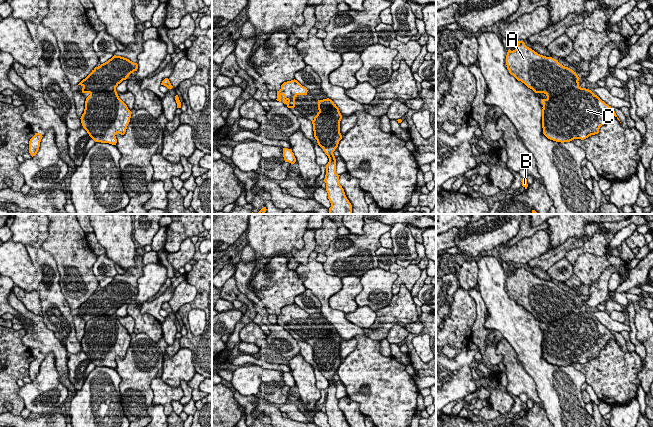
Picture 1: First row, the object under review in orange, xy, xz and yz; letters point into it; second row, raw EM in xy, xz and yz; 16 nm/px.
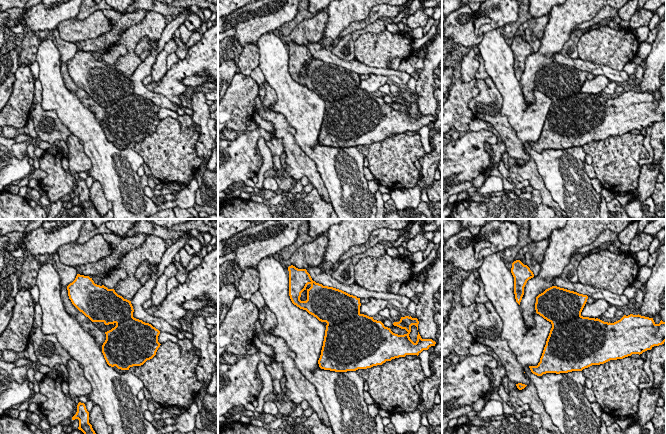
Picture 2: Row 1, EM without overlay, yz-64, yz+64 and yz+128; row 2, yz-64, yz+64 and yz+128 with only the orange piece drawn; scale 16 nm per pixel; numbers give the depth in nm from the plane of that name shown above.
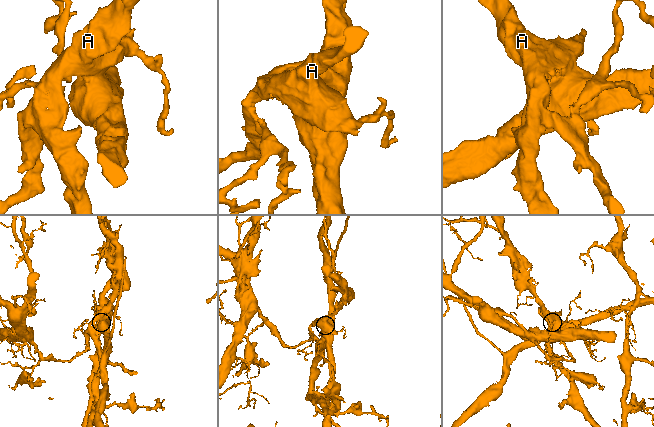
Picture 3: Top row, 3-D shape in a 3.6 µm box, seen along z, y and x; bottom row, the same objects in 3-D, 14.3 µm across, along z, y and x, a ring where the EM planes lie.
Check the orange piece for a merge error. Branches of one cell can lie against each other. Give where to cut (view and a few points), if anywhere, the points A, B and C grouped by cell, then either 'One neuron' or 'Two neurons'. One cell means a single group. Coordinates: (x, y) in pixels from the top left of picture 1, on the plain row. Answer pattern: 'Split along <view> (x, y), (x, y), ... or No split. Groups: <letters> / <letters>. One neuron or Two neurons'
Split along yz (578, 309), (567, 316), (558, 317), (547, 323). Groups: A B / C. Two neurons

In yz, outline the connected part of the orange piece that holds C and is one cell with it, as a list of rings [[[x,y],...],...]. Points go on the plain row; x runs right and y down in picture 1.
[[[581,311],[572,312],[568,317],[558,318],[550,323],[541,323],[543,328],[542,333],[542,352],[543,358],[550,364],[556,366],[570,366],[574,363],[584,364],[591,359],[599,357],[599,353],[606,347],[609,340],[615,340],[618,344],[615,335],[602,325],[597,319],[591,314]]]

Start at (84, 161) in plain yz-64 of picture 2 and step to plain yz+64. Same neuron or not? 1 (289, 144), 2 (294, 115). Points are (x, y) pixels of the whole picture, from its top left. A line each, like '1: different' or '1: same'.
1: same
2: different

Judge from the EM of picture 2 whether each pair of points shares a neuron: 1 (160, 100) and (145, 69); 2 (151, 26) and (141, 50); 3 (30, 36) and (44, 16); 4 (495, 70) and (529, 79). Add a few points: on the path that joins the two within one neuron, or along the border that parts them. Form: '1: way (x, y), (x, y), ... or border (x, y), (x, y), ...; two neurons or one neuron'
1: way (151, 96), (139, 86), (139, 78); one neuron
2: border (157, 39), (138, 41), (135, 53), (141, 60); two neurons
3: border (24, 26), (26, 25), (37, 33); two neurons
4: border (518, 81), (527, 103); two neurons

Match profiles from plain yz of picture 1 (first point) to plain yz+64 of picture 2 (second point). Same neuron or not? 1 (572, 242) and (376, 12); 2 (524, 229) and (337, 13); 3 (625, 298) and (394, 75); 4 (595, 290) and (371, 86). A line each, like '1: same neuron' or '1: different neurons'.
1: same neuron
2: different neurons
3: same neuron
4: same neuron

